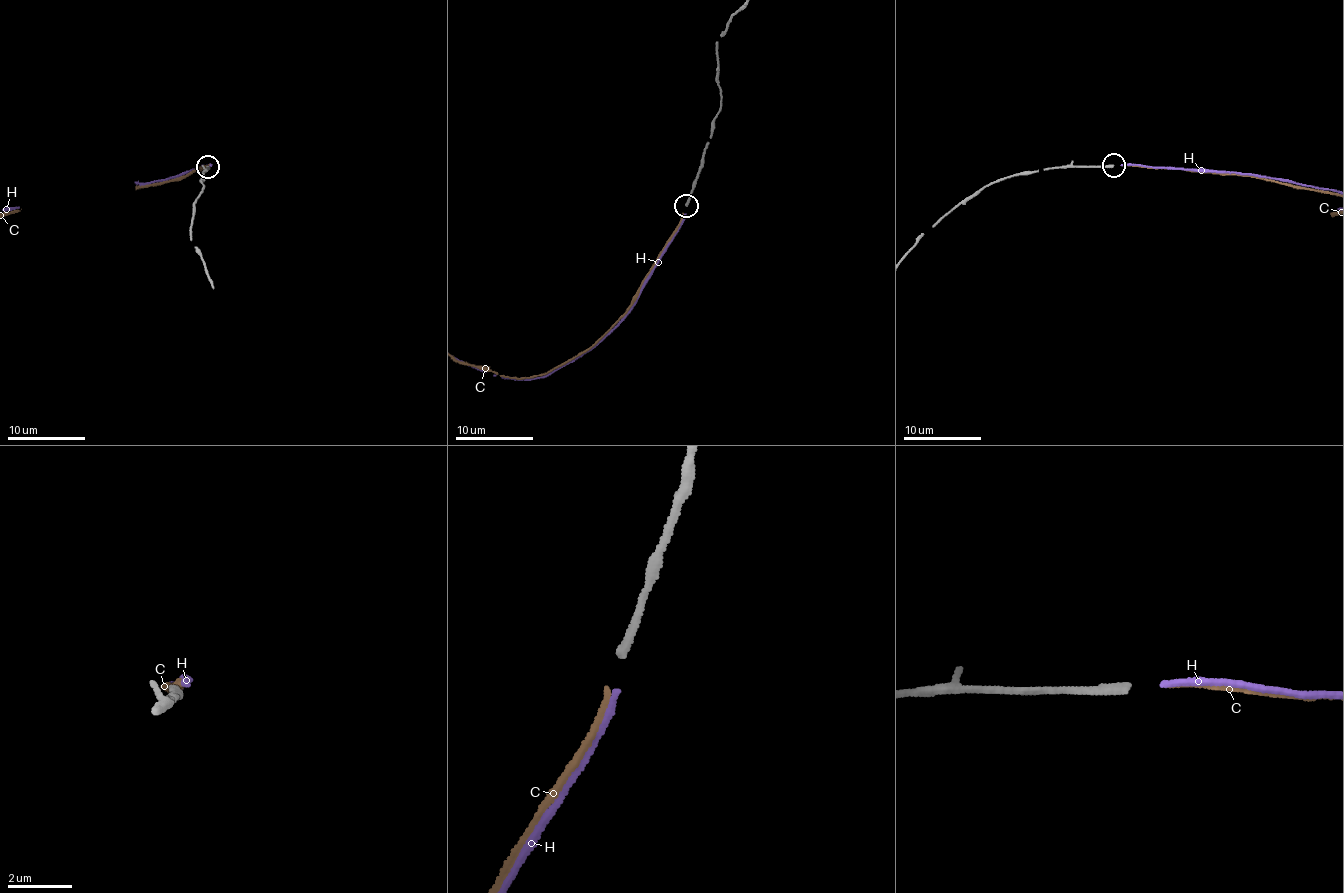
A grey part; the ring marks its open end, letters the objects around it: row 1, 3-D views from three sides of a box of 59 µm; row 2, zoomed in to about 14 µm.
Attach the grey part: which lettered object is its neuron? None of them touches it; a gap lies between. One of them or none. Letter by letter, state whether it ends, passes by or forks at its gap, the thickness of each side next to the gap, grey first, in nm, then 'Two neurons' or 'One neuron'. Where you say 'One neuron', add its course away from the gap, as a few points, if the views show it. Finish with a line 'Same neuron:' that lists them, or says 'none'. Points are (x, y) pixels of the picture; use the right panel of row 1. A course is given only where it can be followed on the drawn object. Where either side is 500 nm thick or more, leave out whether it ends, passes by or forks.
C: It ends there. Thickness 280 nm (grey) against 190 nm. One neuron
H: It ends there. Thickness 280 nm (grey) against 200 nm. Two neurons
Same neuron: C

